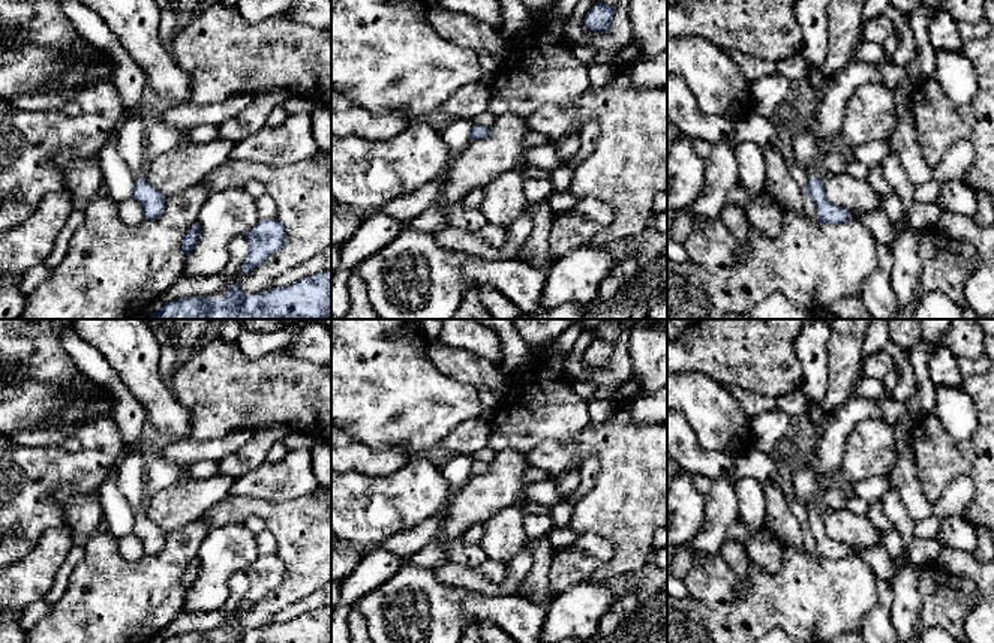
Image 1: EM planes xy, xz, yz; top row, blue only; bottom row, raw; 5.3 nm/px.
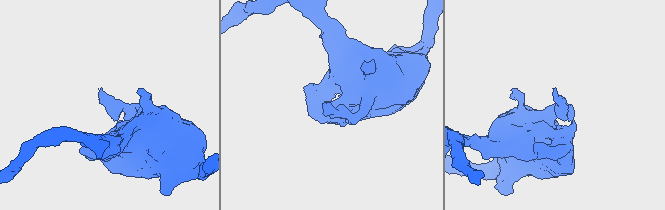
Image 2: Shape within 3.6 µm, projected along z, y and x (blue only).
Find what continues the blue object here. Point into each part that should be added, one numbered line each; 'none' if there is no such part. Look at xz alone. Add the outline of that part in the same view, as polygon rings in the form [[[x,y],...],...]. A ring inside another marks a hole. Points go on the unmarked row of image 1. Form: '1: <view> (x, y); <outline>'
none

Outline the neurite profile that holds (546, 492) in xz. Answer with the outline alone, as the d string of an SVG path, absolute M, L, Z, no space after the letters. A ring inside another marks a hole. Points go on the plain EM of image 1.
M546 478L541 481L529 483L525 487L523 499L517 504L520 508L523 508L528 502L537 502L547 507L555 507L561 502L565 502L568 496L565 496L559 489L553 478Z

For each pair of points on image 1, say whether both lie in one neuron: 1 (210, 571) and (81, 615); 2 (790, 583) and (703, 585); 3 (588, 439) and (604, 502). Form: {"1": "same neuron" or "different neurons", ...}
{"1": "different neurons", "2": "same neuron", "3": "same neuron"}

